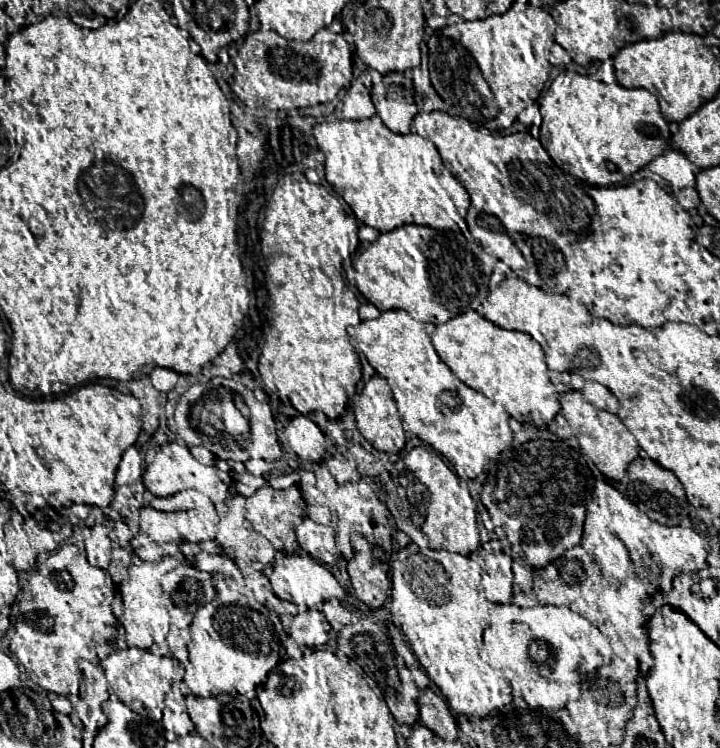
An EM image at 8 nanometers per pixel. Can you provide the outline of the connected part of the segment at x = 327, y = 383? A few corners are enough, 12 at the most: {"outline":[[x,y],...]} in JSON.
{"outline":[[303,173],[279,179],[261,249],[273,323],[259,375],[299,413],[361,379],[341,281],[358,226]]}

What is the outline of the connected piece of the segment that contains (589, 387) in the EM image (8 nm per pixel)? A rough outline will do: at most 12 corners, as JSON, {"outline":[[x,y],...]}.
{"outline":[[585,383],[581,395],[595,409],[617,413],[619,403],[603,385]]}

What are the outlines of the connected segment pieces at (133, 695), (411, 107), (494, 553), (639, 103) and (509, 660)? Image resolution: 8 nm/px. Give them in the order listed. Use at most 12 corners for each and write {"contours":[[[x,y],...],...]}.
{"contours":[[[137,647],[99,661],[109,689],[135,713],[161,719],[185,673]],[[383,75],[371,93],[379,121],[409,133],[421,111],[413,83]],[[495,541],[481,545],[483,597],[509,603],[511,557]],[[561,71],[541,143],[597,187],[671,143],[647,89]],[[493,605],[481,657],[529,705],[579,695],[611,647],[567,607]]]}

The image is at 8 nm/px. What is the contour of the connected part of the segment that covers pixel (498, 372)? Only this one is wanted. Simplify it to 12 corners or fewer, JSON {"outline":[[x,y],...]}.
{"outline":[[475,311],[431,343],[459,381],[543,427],[559,411],[531,335]]}

